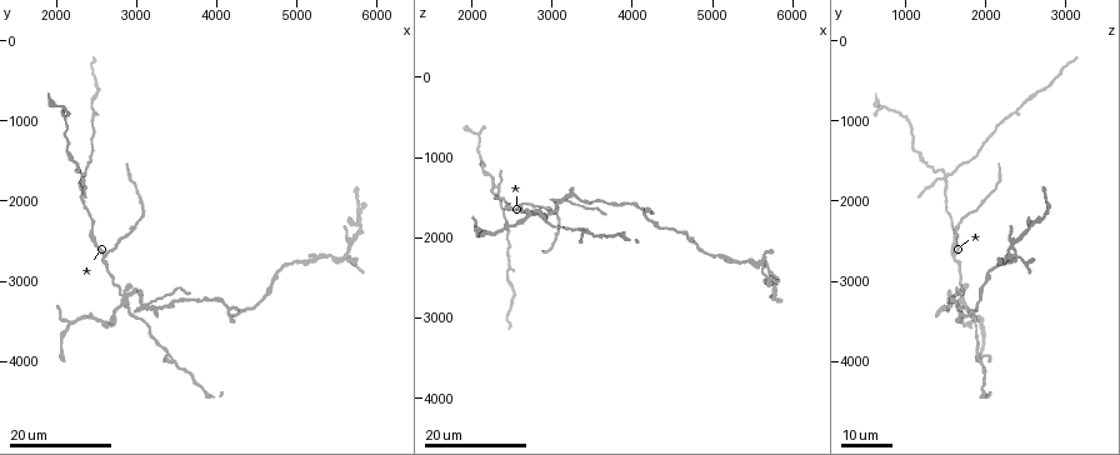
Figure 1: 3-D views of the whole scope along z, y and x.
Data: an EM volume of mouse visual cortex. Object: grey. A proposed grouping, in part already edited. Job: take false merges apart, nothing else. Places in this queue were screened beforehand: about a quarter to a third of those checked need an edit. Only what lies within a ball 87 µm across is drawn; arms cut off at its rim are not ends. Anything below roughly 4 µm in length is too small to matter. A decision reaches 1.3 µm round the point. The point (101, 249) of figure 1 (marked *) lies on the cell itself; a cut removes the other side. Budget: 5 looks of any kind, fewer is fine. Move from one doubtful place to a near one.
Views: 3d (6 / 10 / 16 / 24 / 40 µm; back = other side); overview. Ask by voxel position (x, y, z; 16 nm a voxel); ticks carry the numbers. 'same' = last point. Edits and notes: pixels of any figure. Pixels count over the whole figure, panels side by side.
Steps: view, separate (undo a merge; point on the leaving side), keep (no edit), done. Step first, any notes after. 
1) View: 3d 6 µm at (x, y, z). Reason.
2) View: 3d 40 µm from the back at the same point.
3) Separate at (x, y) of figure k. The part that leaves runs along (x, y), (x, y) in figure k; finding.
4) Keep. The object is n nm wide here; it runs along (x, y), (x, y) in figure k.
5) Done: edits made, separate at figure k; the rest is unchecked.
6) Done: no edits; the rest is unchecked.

View: 3d 16 µm at (2600, 2650, 1600). Two arms in line, one across.

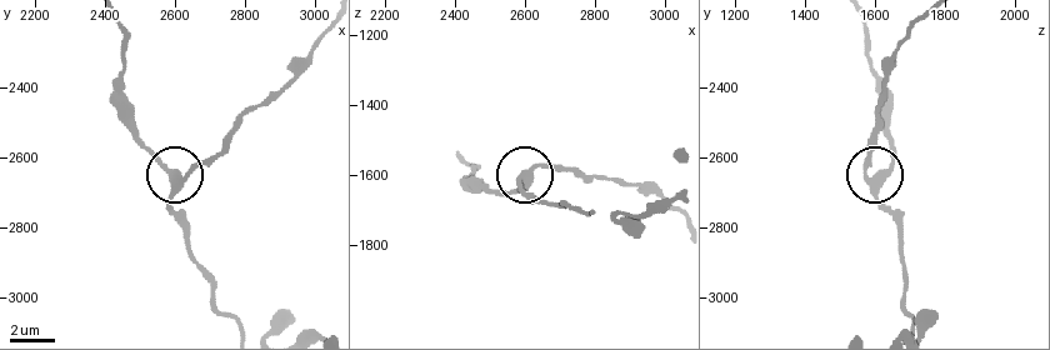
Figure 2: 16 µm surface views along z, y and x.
View: 3d 6 µm at (2610, 2670, 1590).

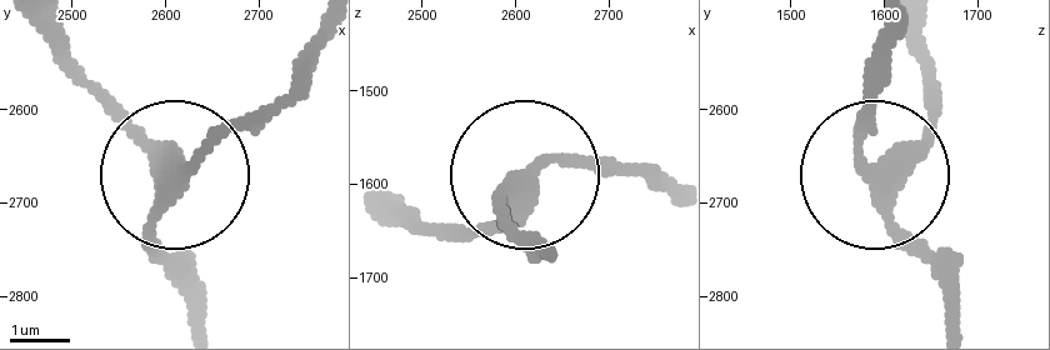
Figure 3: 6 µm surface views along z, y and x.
Keep. Continuous, no second cell.

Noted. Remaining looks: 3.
View: 3d 24 µm at (2850, 3200, 1700). Four-way junction.

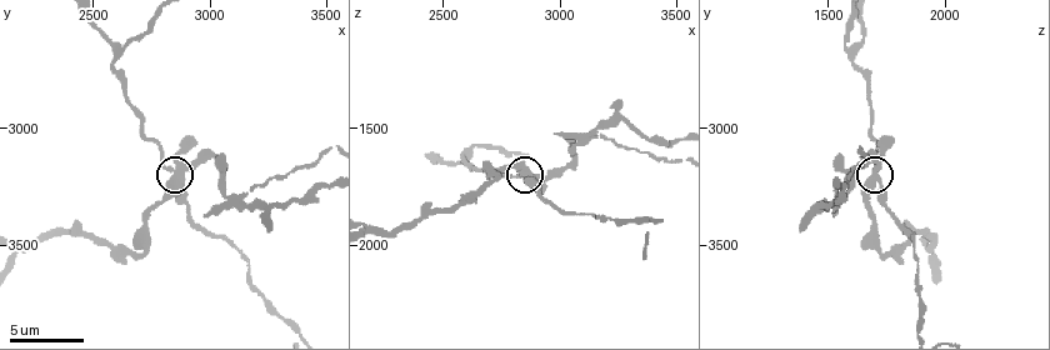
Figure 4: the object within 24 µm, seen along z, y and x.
View: 3d 6 µm at (2880, 3180, 1710). Closer look.

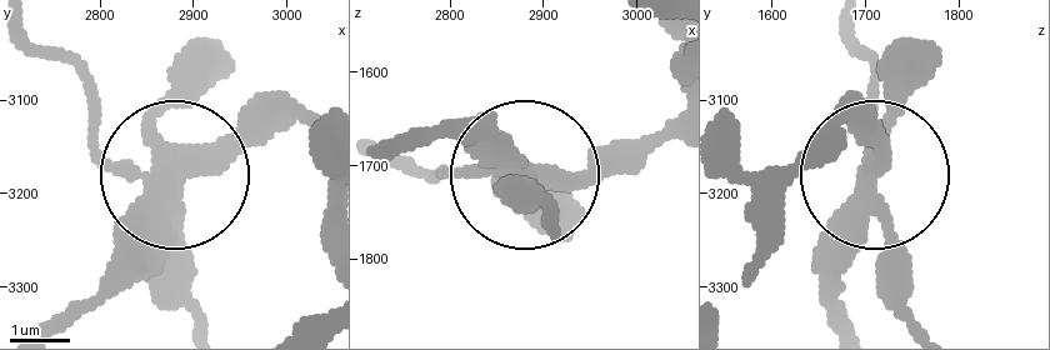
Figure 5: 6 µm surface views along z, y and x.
Separate at (130, 256) of figure 5. The object is 370 nm wide here; a second cell is stuck on.

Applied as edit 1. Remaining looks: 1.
Done: edits made, separate at figure 5; the rest is unchecked.

